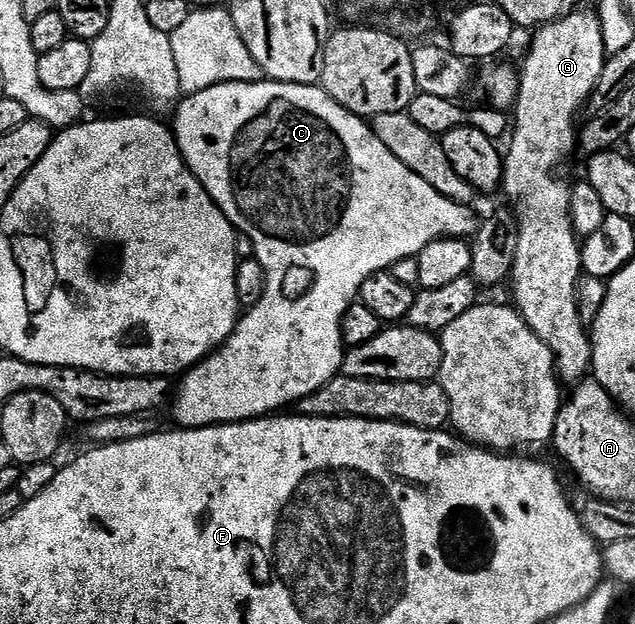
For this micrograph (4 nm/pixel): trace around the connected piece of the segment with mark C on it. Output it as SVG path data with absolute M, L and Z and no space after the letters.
M266 78L249 82L229 82L228 84L214 84L200 92L192 92L184 95L178 101L175 112L175 124L173 131L175 141L179 147L183 161L187 169L195 175L205 186L205 190L213 198L213 202L227 215L227 220L240 232L249 235L255 247L254 259L261 262L261 266L267 271L267 286L261 302L257 306L246 309L240 315L239 325L222 348L206 356L201 363L187 369L183 380L183 393L176 395L175 420L180 429L185 428L209 428L213 424L238 424L245 420L257 420L264 416L278 413L286 404L298 405L306 396L312 396L321 386L325 386L334 376L340 375L345 345L343 342L343 316L349 310L349 306L356 303L359 291L369 278L378 272L391 269L401 258L410 256L418 257L429 242L444 238L471 238L479 231L480 217L475 217L475 208L466 204L458 204L433 190L425 178L417 178L401 158L397 158L377 138L377 134L371 130L371 125L364 117L355 116L345 106L341 106L323 89L322 86L313 84L286 84Z

